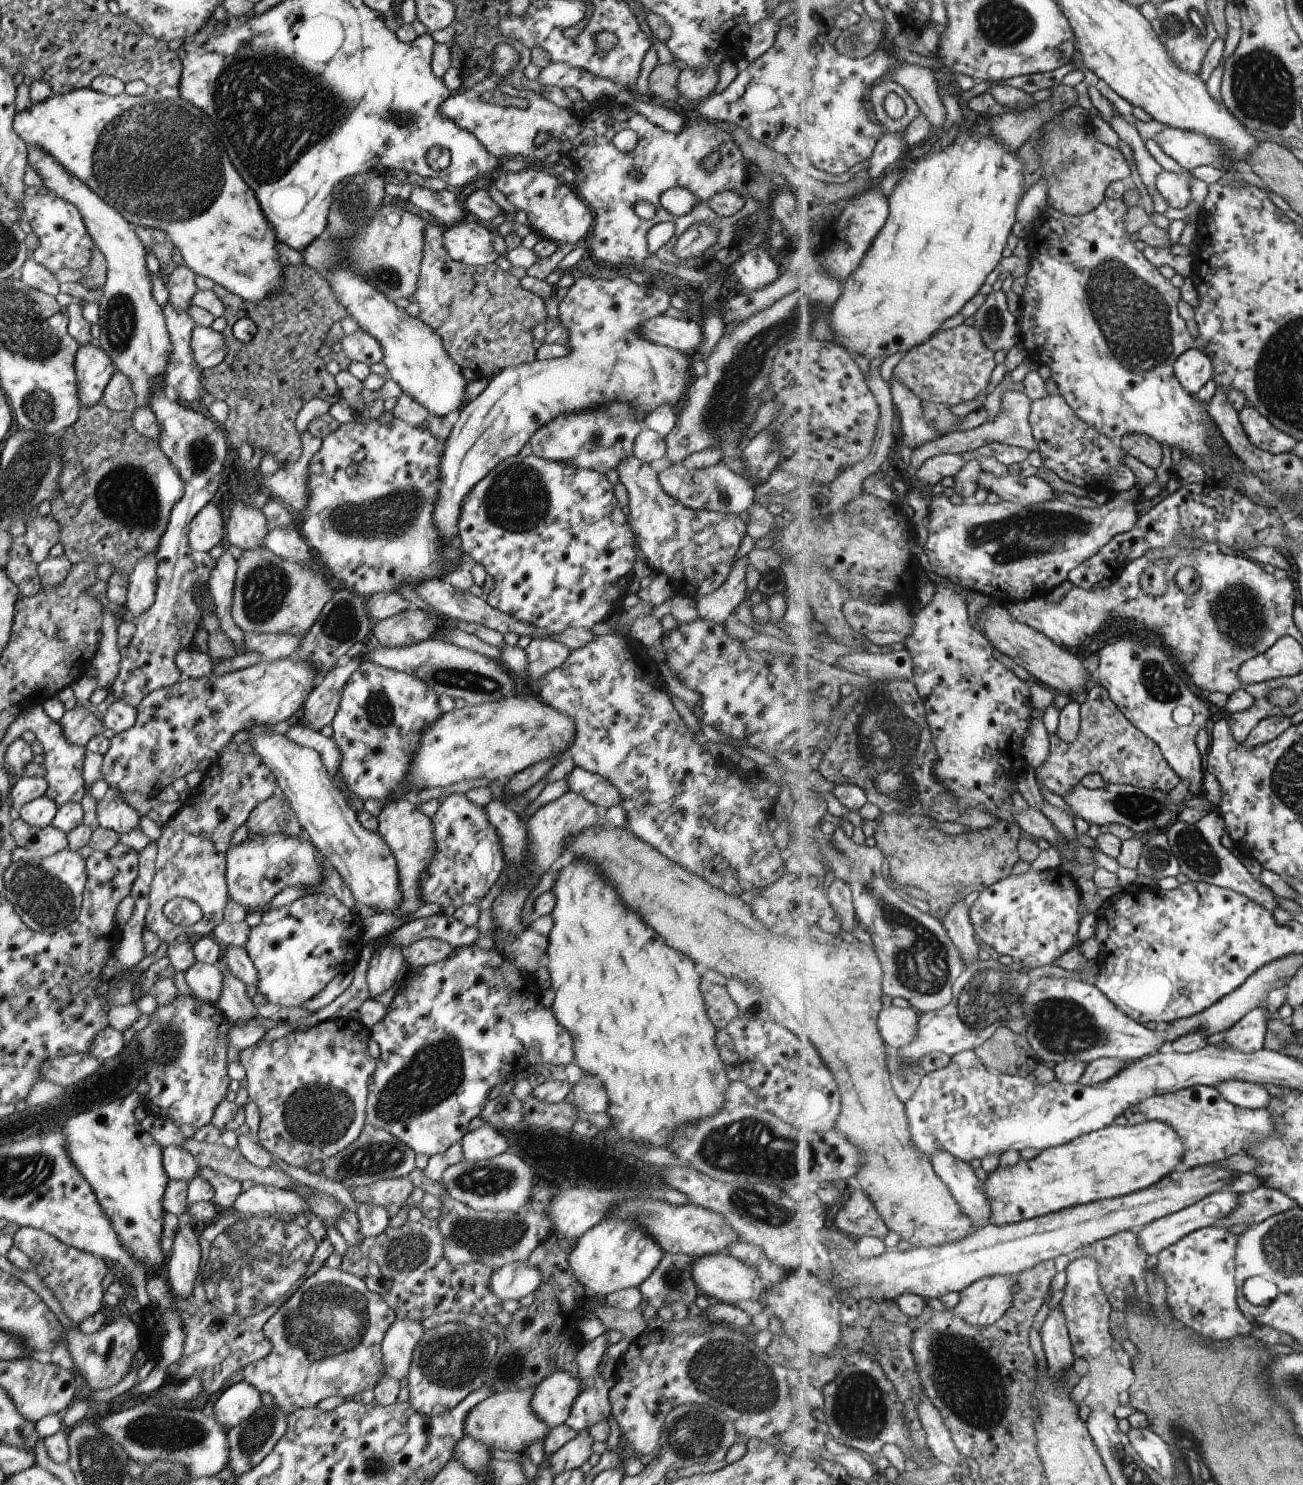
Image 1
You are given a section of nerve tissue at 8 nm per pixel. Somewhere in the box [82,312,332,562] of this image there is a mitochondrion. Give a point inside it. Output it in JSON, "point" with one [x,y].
{"point":[134,490]}

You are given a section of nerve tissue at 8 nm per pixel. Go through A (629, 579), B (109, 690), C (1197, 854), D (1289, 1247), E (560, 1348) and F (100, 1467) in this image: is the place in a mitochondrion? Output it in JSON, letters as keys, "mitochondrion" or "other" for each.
{"A":"other","B":"other","C":"mitochondrion","D":"mitochondrion","E":"other","F":"mitochondrion"}

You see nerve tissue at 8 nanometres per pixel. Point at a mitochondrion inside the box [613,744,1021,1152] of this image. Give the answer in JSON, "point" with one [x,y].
{"point":[920,963]}

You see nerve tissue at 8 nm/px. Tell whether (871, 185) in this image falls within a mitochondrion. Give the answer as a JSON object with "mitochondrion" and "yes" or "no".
{"mitochondrion":"no"}

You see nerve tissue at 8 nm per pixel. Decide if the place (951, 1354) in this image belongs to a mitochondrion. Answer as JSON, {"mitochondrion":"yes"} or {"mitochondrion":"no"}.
{"mitochondrion":"yes"}

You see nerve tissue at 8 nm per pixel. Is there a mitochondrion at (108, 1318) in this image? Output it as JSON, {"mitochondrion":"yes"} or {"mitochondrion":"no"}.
{"mitochondrion":"no"}

